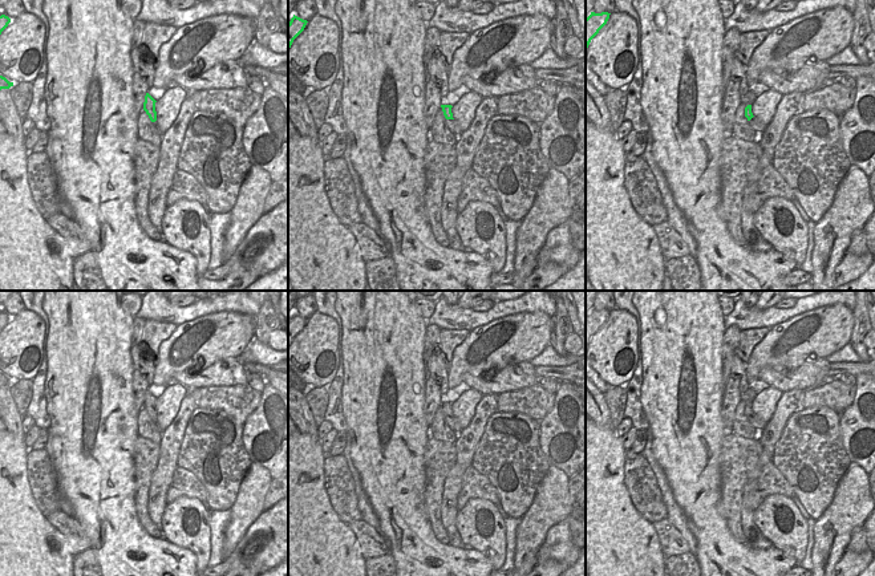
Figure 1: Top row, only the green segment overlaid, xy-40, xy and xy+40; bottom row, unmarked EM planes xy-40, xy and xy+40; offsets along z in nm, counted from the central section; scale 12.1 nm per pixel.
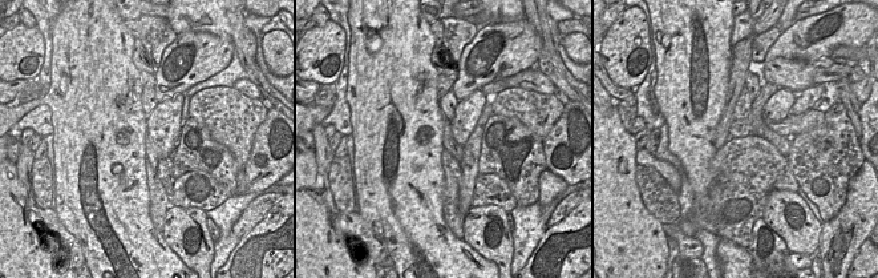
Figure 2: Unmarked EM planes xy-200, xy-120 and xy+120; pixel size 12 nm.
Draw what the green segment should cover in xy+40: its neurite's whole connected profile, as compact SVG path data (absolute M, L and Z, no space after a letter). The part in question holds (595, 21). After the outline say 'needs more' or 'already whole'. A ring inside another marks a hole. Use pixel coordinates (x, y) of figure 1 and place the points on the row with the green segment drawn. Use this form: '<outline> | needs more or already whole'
M608 12L595 13L586 19L586 50L591 42L591 40L599 33L599 31L607 24L609 19Z | already whole

